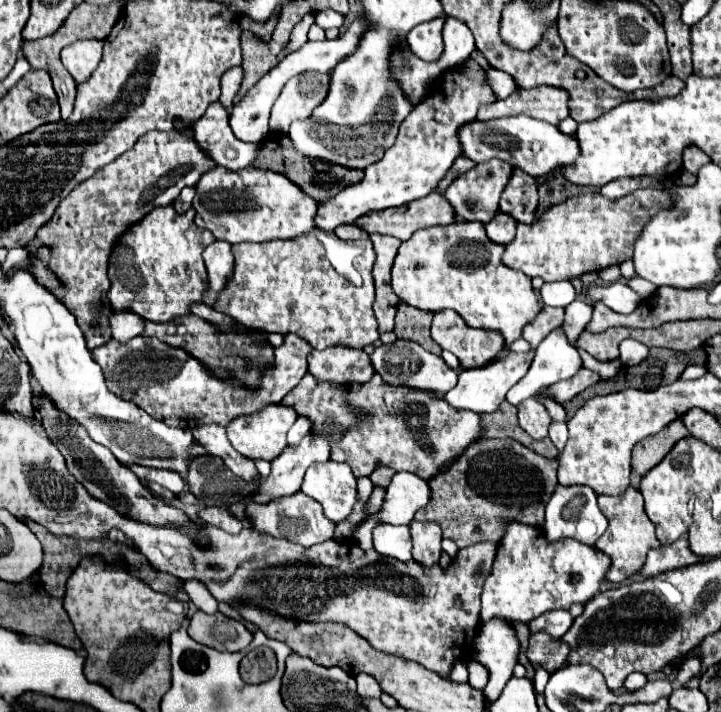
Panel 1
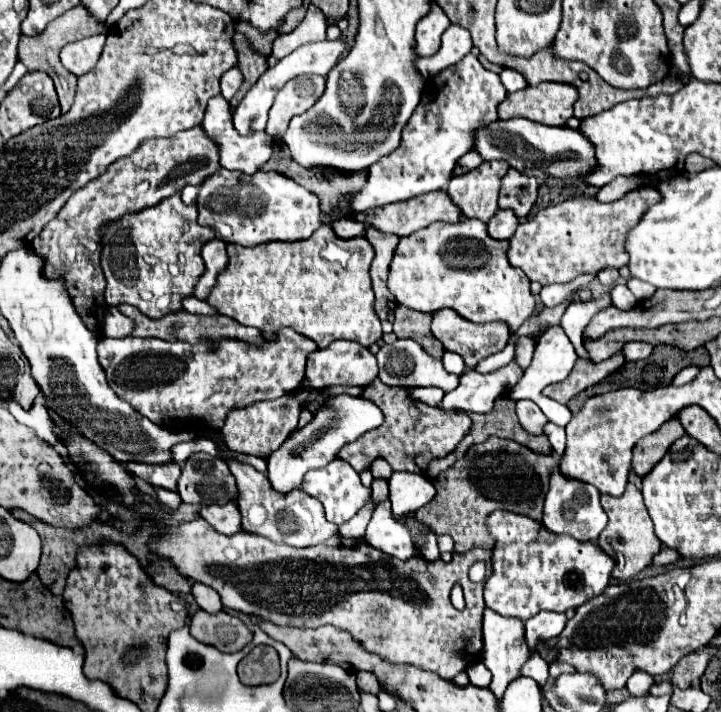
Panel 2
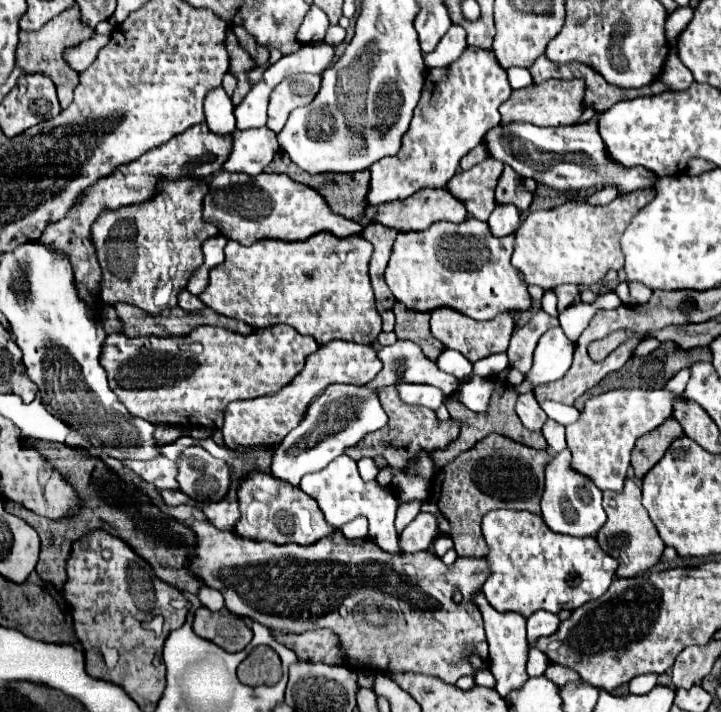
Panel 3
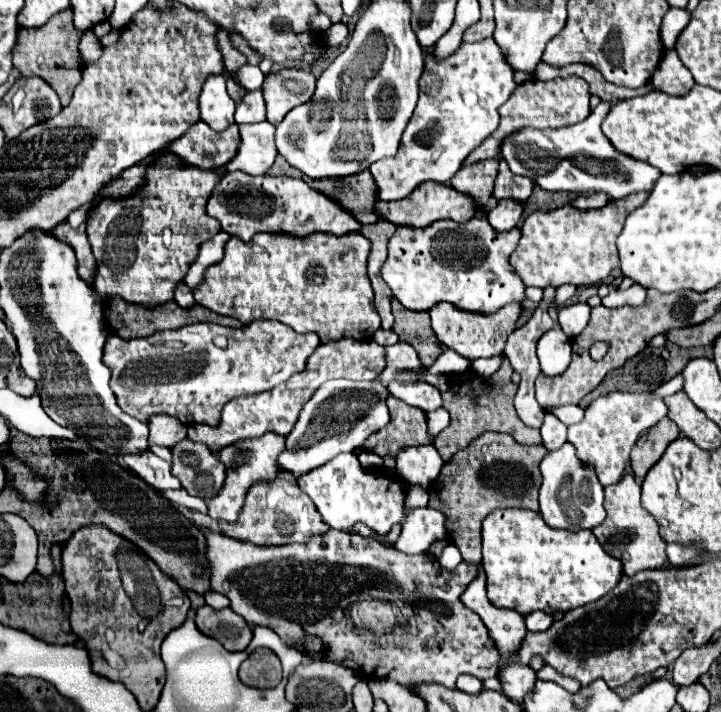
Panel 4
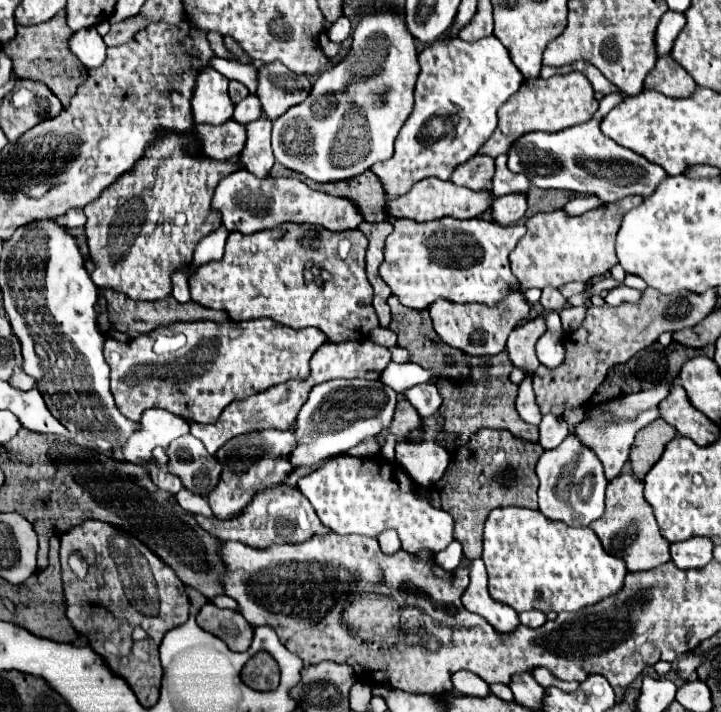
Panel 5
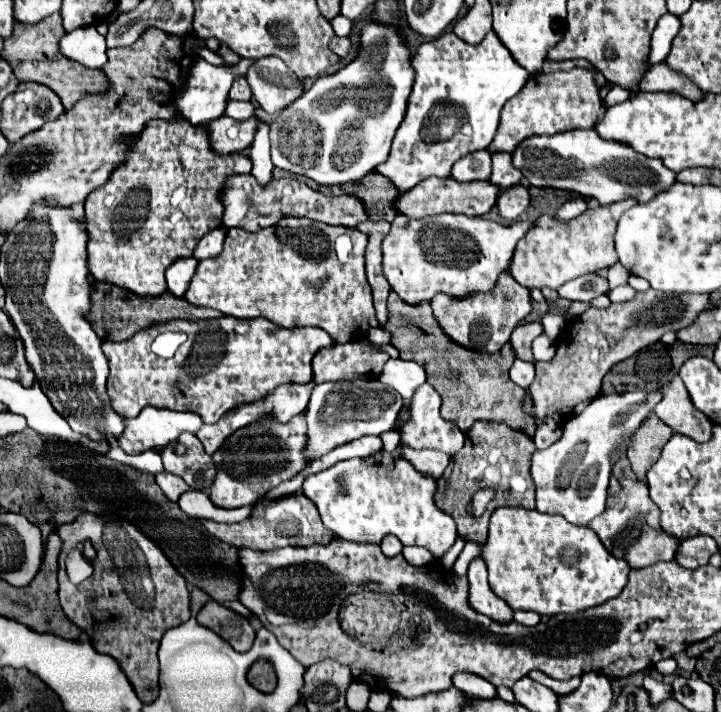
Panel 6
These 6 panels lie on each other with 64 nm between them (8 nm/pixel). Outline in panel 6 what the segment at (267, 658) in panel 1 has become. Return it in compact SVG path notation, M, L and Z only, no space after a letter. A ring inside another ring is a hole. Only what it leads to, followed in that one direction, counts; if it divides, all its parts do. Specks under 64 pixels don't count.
M258 662L250 668L248 680L260 690L260 692L272 692L276 688L276 674L268 662Z

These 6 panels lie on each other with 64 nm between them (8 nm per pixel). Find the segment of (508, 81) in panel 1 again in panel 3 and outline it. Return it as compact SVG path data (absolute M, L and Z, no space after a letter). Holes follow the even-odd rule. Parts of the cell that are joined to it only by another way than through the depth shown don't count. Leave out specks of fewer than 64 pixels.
M508 68L508 78L510 78L510 86L516 88L526 88L532 84L532 76L526 68Z

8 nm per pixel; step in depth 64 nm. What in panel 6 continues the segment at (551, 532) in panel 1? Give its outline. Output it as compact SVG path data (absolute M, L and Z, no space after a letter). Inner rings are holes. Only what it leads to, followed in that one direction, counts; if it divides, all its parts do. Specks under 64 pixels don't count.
M626 392L598 396L578 416L564 424L562 438L550 448L536 450L532 456L532 480L536 486L536 510L546 514L562 514L568 522L586 526L604 512L606 488L612 476L614 452L632 436L644 418L660 400L660 392Z

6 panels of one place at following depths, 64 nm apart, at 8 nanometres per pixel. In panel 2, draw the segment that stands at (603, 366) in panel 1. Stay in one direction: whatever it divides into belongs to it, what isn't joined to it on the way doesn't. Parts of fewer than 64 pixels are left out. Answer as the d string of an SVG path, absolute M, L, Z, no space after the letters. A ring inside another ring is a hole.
M604 294L602 298L590 300L590 302L580 302L580 300L576 300L576 302L572 302L572 304L566 308L560 324L562 324L564 332L566 332L566 336L570 338L570 342L574 344L578 356L588 358L588 354L586 354L586 350L584 350L584 344L582 344L582 332L584 332L584 328L588 326L588 322L592 320L592 316L594 316L596 312L600 312L602 308L608 308L608 306L612 306L612 304L610 304L610 294Z

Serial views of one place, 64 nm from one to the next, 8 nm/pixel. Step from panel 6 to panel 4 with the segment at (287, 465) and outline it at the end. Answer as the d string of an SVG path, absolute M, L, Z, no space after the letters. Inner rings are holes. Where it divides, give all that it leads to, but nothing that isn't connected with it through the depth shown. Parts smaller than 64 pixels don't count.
M268 432L266 436L254 438L254 440L240 440L238 444L230 444L230 446L222 448L218 458L226 466L226 484L222 486L222 492L218 492L218 496L208 500L208 516L214 520L234 522L242 510L248 488L252 488L256 482L276 480L280 476L278 456L280 456L282 448L286 448L286 438L272 434L272 432Z

